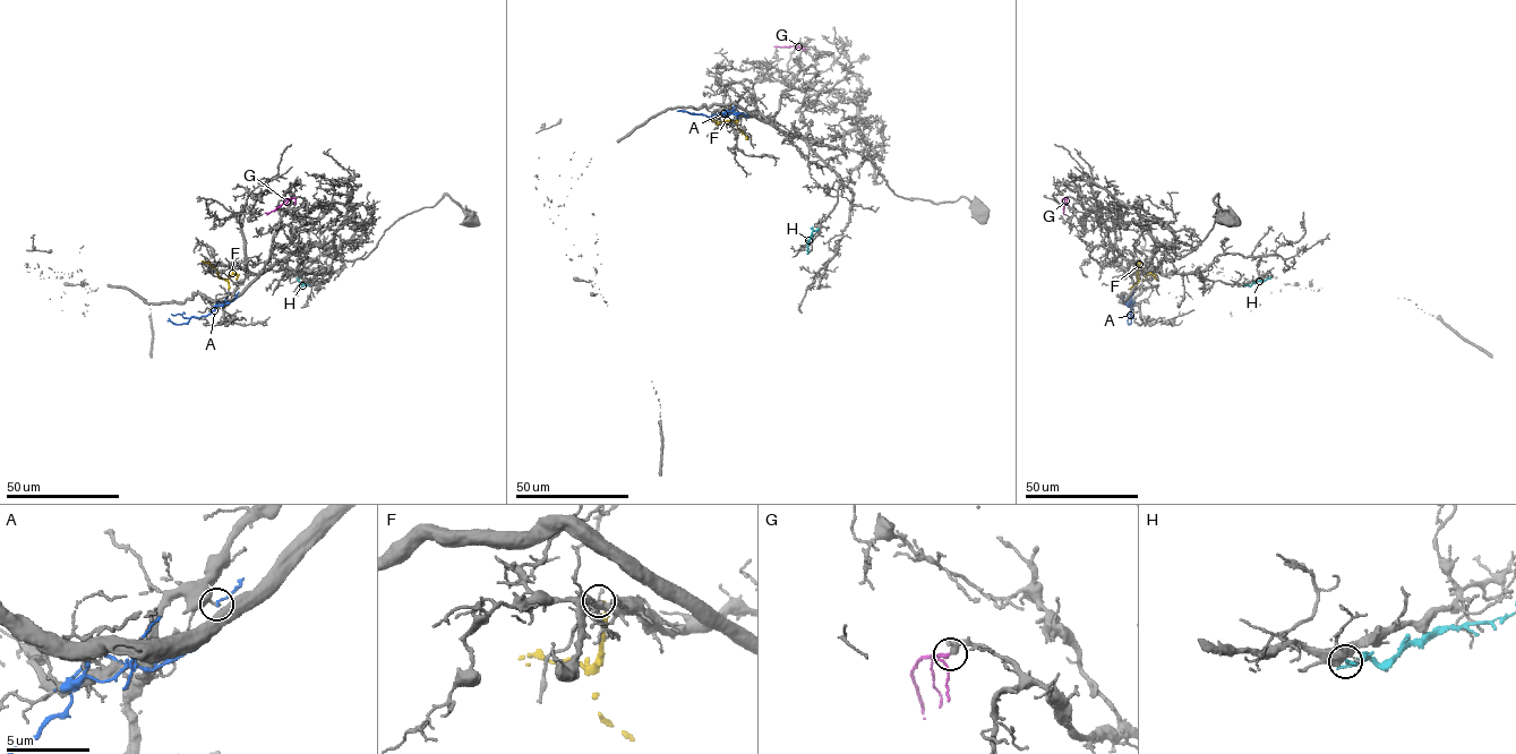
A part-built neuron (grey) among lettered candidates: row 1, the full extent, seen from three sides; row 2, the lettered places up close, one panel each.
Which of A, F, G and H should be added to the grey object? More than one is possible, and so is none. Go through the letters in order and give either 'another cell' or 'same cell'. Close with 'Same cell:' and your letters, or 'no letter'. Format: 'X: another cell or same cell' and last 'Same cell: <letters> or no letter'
A: another cell
F: another cell
G: same cell
H: another cell
Same cell: G

